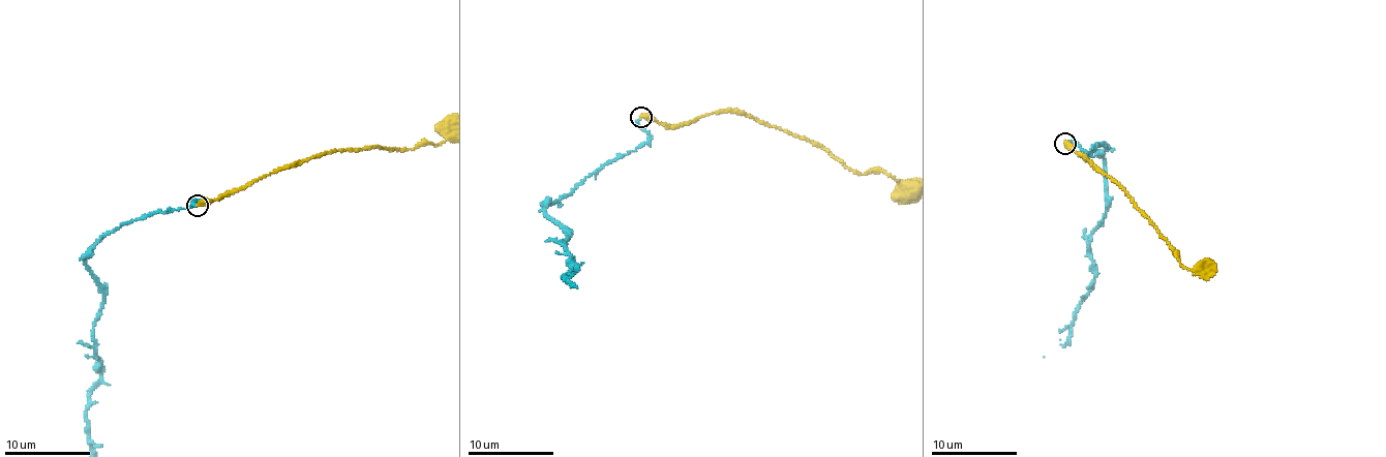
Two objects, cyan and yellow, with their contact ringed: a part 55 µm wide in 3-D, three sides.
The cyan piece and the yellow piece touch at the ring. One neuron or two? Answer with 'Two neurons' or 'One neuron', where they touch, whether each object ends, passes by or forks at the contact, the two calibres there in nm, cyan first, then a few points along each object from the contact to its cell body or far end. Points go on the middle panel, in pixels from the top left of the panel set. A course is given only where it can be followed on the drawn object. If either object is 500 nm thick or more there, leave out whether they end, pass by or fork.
One neuron. Place: (640, 117). At the ring cyan ends. At the ring yellow ends. Thickness 200 nm (cyan) against 340 nm. Course of yellow: (640, 116), (671, 125), (744, 111), (817, 142), (851, 171), (885, 171), (917, 197)

